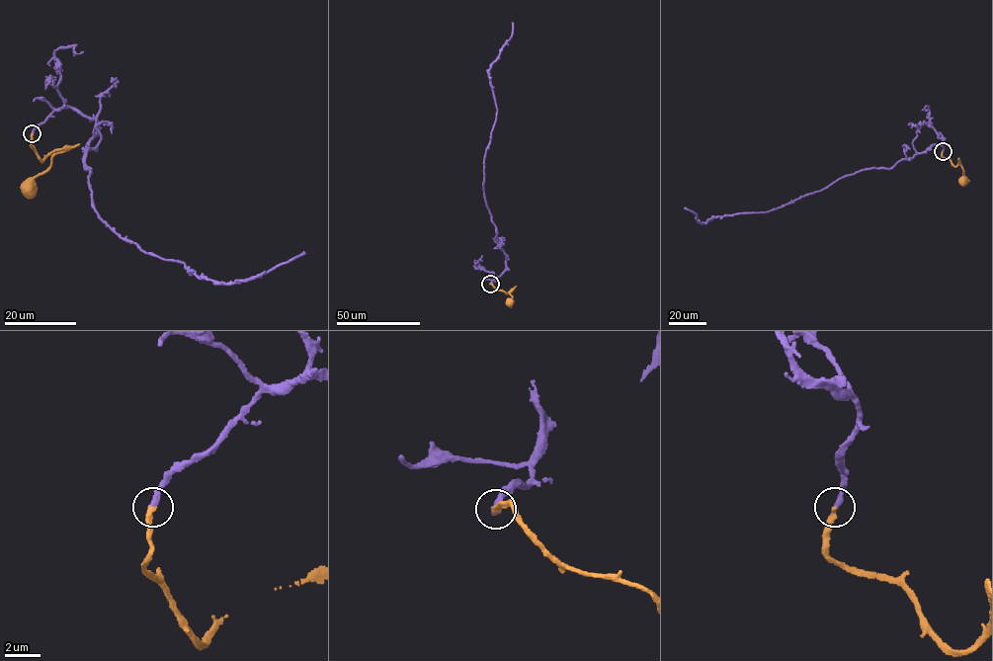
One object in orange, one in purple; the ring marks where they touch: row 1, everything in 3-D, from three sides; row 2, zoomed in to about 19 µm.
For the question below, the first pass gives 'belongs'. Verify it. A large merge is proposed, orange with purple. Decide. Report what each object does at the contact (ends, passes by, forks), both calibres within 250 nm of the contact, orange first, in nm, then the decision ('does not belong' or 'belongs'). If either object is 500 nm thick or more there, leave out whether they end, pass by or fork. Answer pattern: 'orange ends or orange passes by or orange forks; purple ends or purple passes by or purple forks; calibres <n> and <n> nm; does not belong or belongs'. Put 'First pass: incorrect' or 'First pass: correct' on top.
First pass: correct
orange ends; purple ends; calibres 280 and 280 nm; belongs

